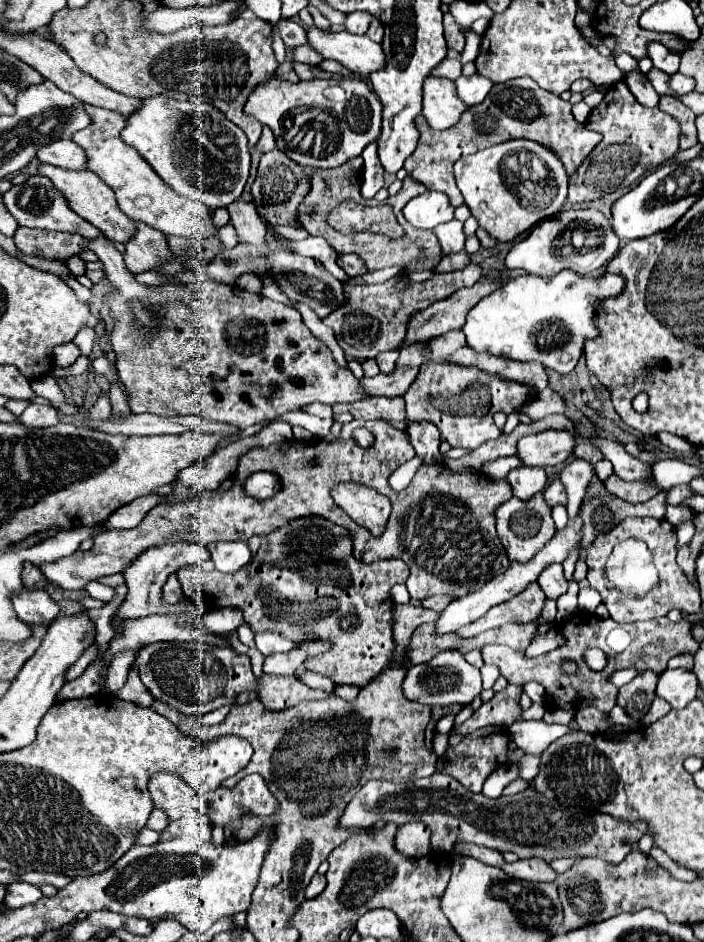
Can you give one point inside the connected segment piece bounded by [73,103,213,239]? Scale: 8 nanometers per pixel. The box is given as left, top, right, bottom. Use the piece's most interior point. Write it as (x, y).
(141, 194)

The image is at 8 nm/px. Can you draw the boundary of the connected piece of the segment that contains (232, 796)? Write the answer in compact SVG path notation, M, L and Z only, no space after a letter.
M251 773L251 775L243 777L231 789L219 787L217 791L209 793L209 797L207 797L207 815L211 819L211 825L227 829L231 833L231 837L235 837L237 829L241 827L243 817L247 817L247 815L251 815L251 817L271 817L277 811L279 811L279 801L275 801L273 793L267 787L267 781L257 773Z

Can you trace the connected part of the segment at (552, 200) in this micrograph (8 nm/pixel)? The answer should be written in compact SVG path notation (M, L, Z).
M511 139L487 147L455 163L457 187L471 215L497 241L515 241L535 223L555 215L567 199L567 173L561 161L543 145Z

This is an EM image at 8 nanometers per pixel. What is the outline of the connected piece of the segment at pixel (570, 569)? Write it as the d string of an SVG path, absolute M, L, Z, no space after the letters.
M573 549L569 556L566 558L566 560L562 563L563 570L564 570L564 576L568 581L574 580L573 573L575 569L575 564L579 557L579 551L576 549Z

